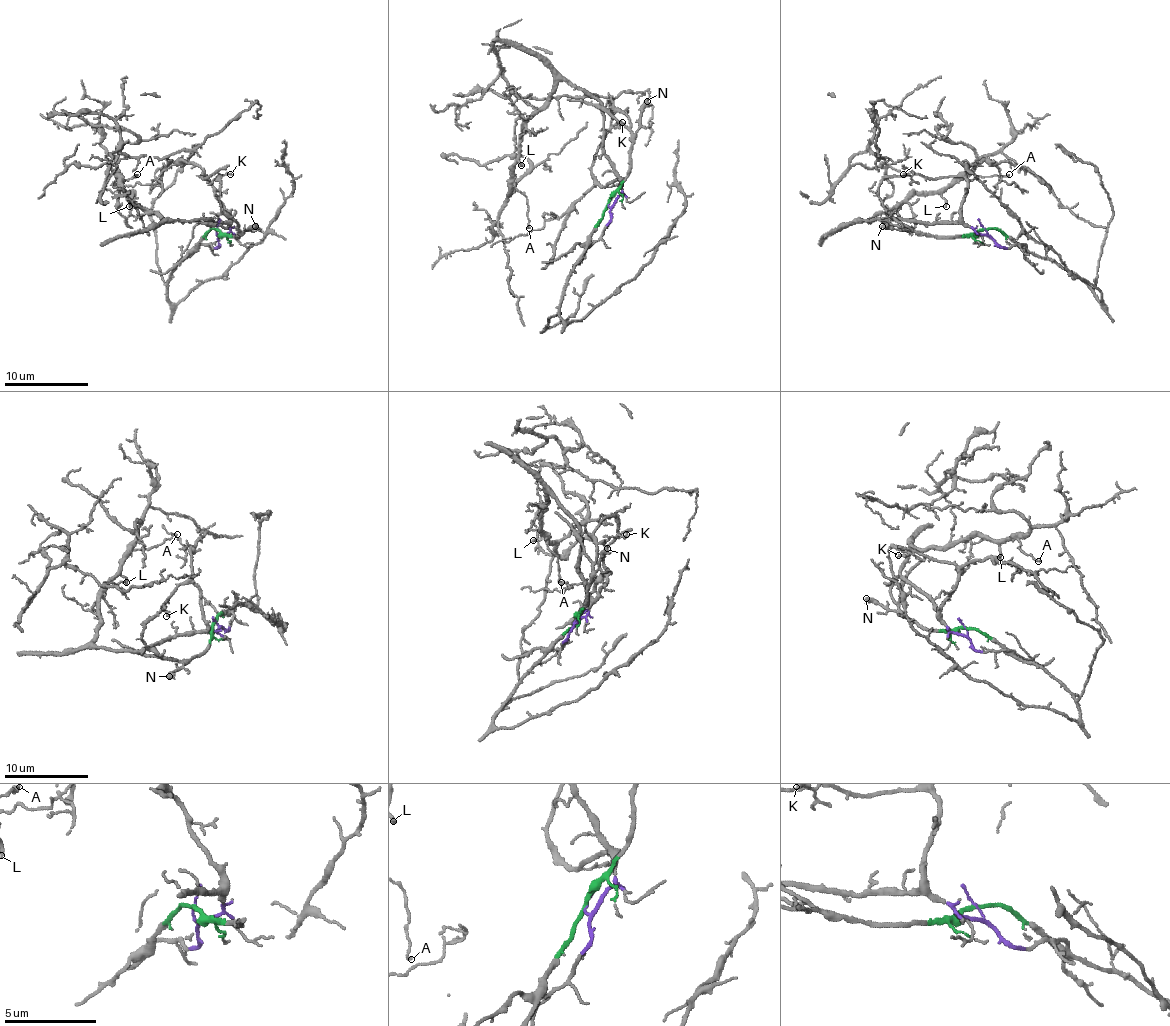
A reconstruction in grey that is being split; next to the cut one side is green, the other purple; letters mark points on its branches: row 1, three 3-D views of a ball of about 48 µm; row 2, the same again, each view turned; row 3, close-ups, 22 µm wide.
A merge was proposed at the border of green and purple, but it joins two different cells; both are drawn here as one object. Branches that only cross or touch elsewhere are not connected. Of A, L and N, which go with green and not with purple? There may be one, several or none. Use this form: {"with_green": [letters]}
{"with_green": ["N"]}

